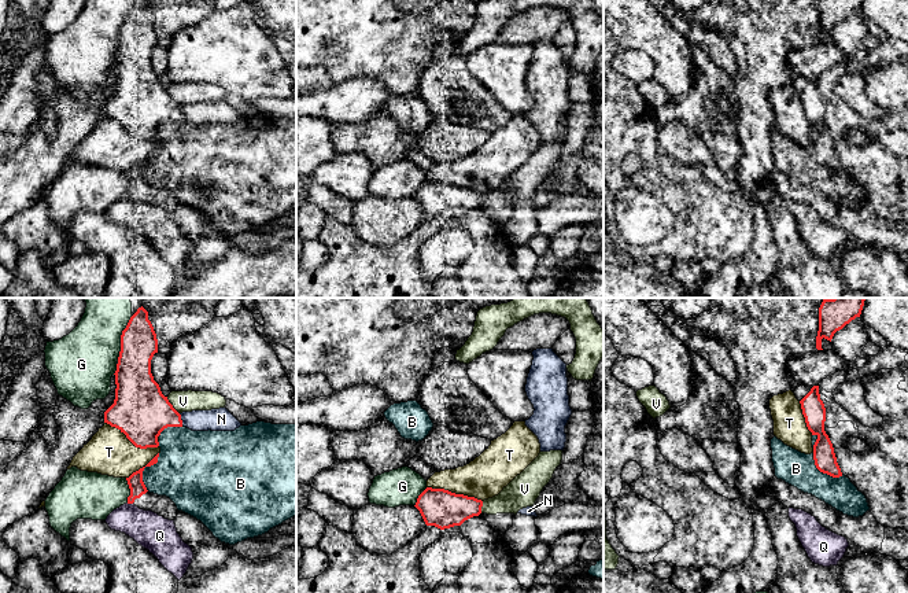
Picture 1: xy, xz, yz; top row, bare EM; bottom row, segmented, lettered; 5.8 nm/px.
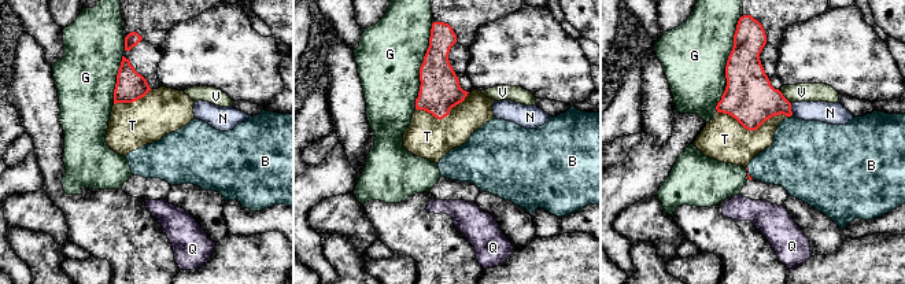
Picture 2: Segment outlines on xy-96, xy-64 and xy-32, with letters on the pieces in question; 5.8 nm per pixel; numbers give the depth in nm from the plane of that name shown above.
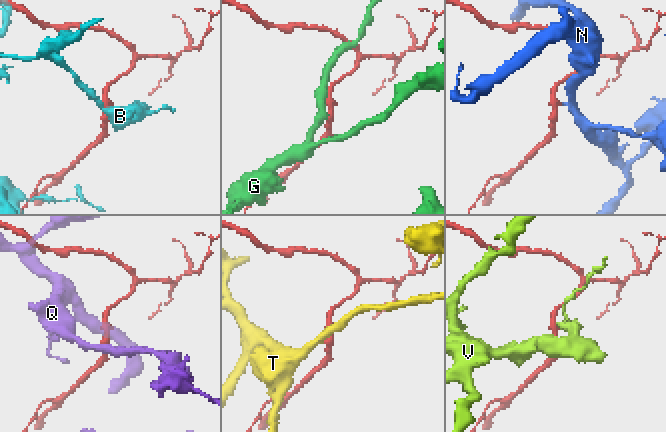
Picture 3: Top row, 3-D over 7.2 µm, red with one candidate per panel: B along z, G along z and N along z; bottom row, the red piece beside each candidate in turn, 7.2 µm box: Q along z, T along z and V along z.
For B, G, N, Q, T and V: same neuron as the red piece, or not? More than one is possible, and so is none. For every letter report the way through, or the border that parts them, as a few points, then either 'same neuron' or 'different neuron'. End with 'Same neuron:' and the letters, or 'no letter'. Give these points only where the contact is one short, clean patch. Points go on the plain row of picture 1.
B: different neuron
G: different neuron
N: border along xy (178, 106), (183, 117); different neuron
Q: different neuron
T: different neuron
V: border along xy (166, 89), (178, 106); different neuron
Same neuron: no letter

